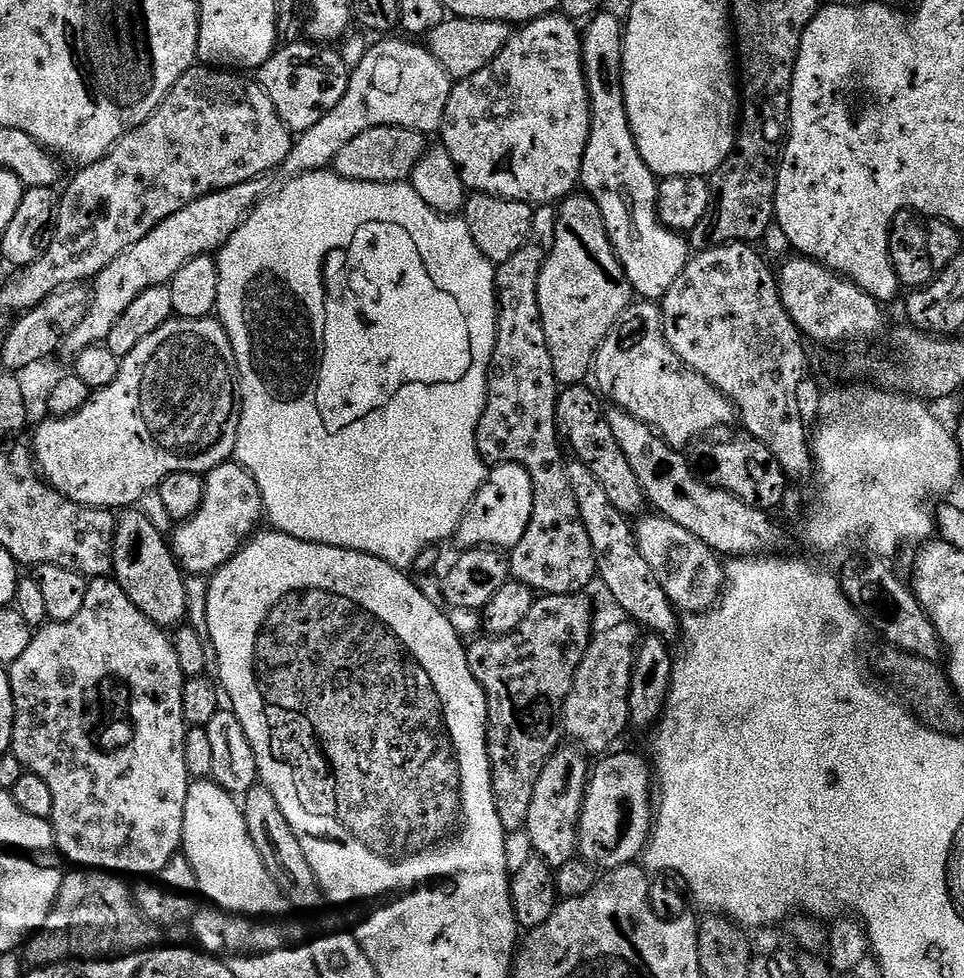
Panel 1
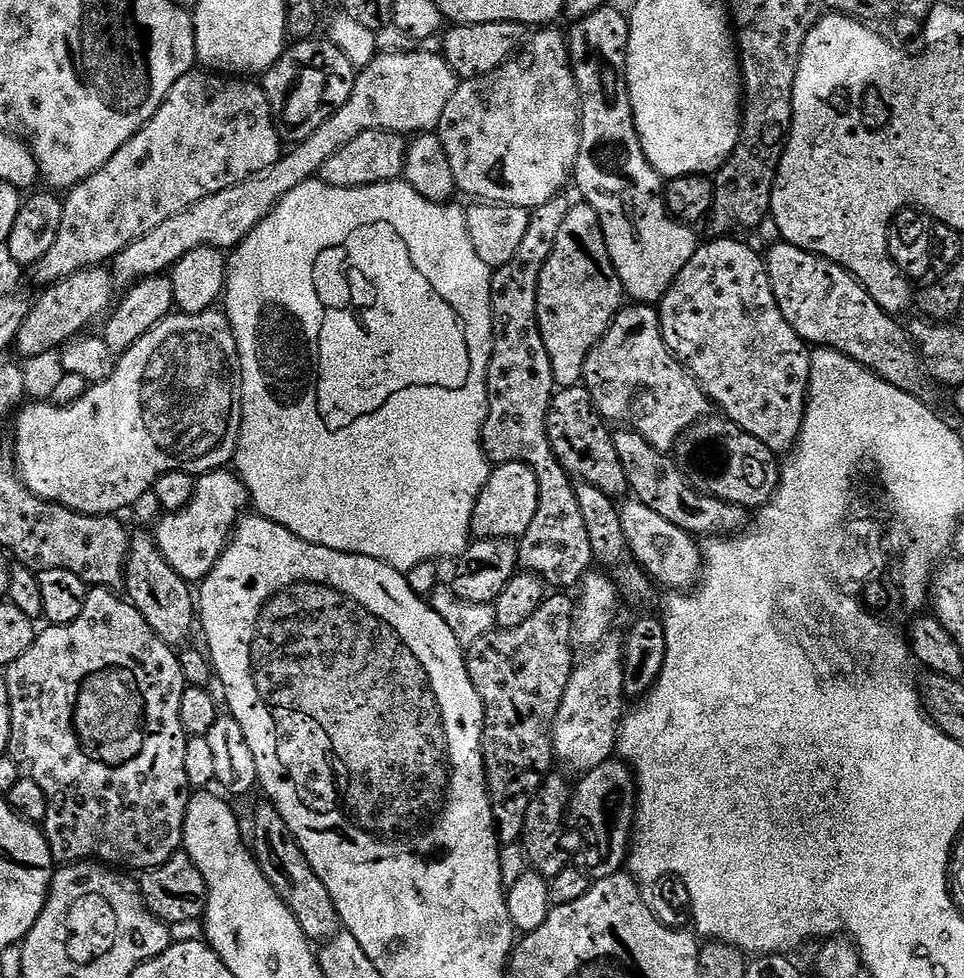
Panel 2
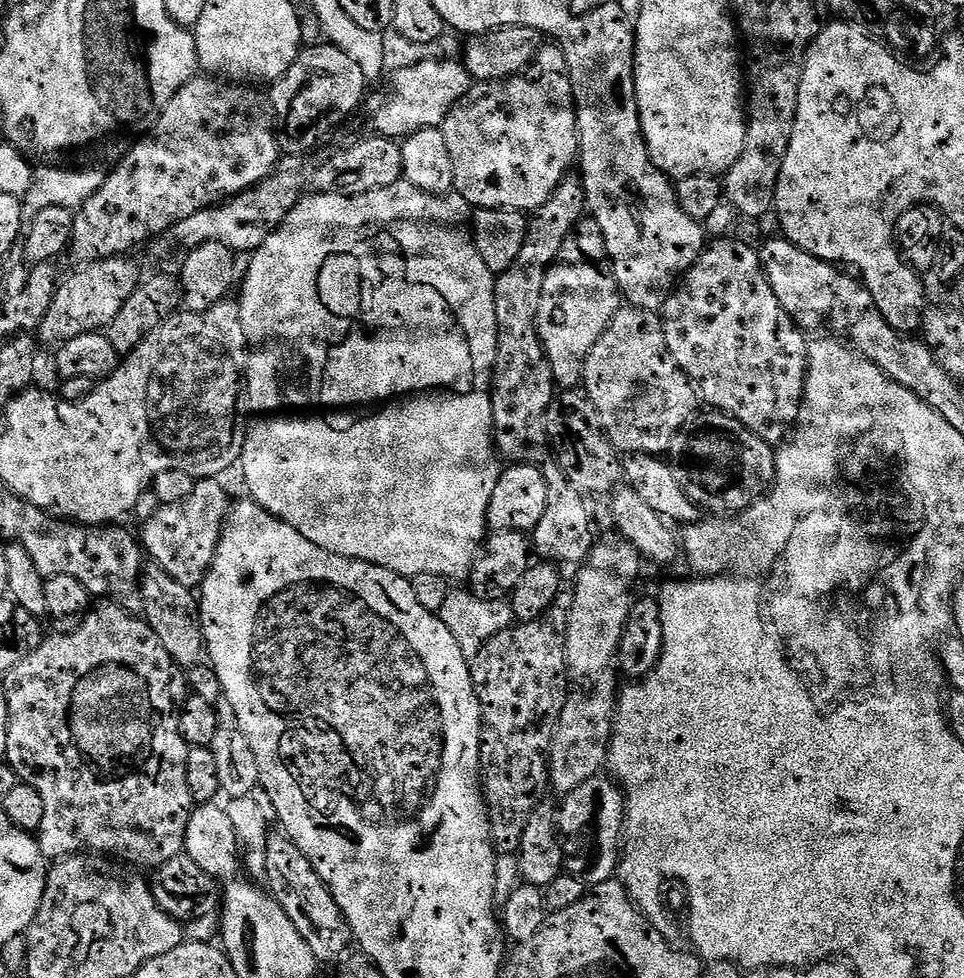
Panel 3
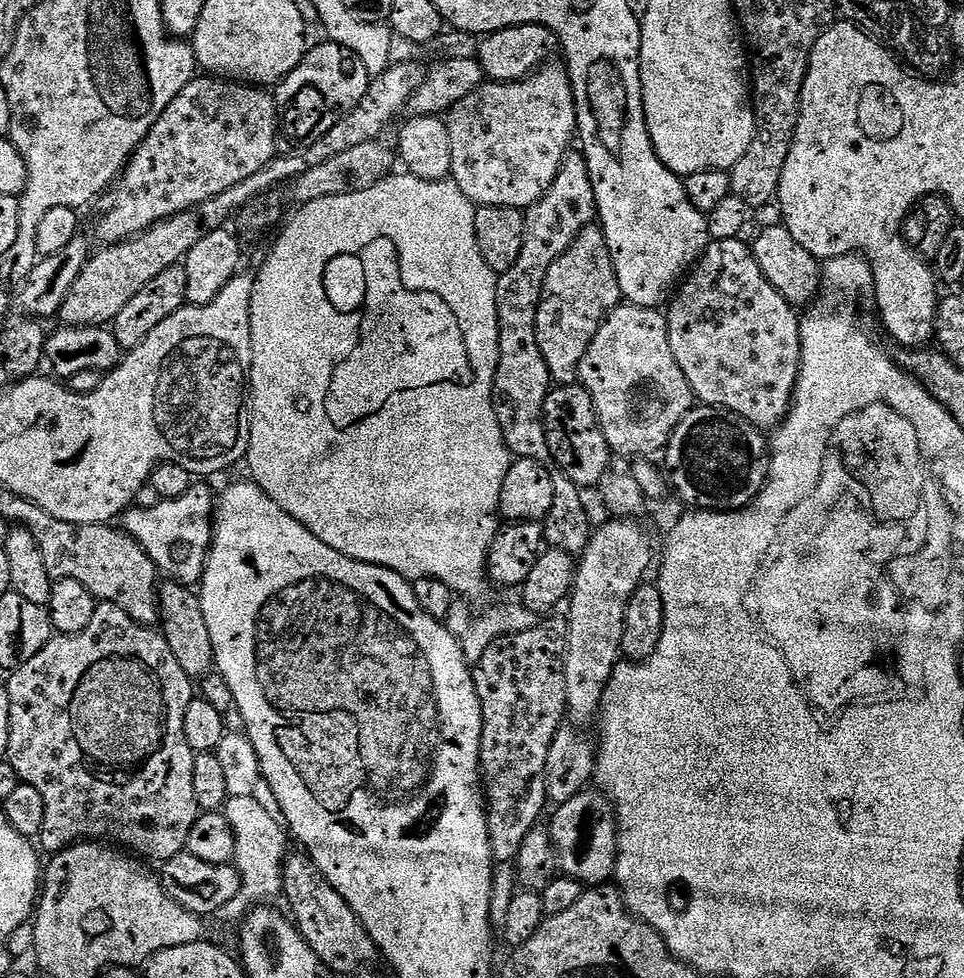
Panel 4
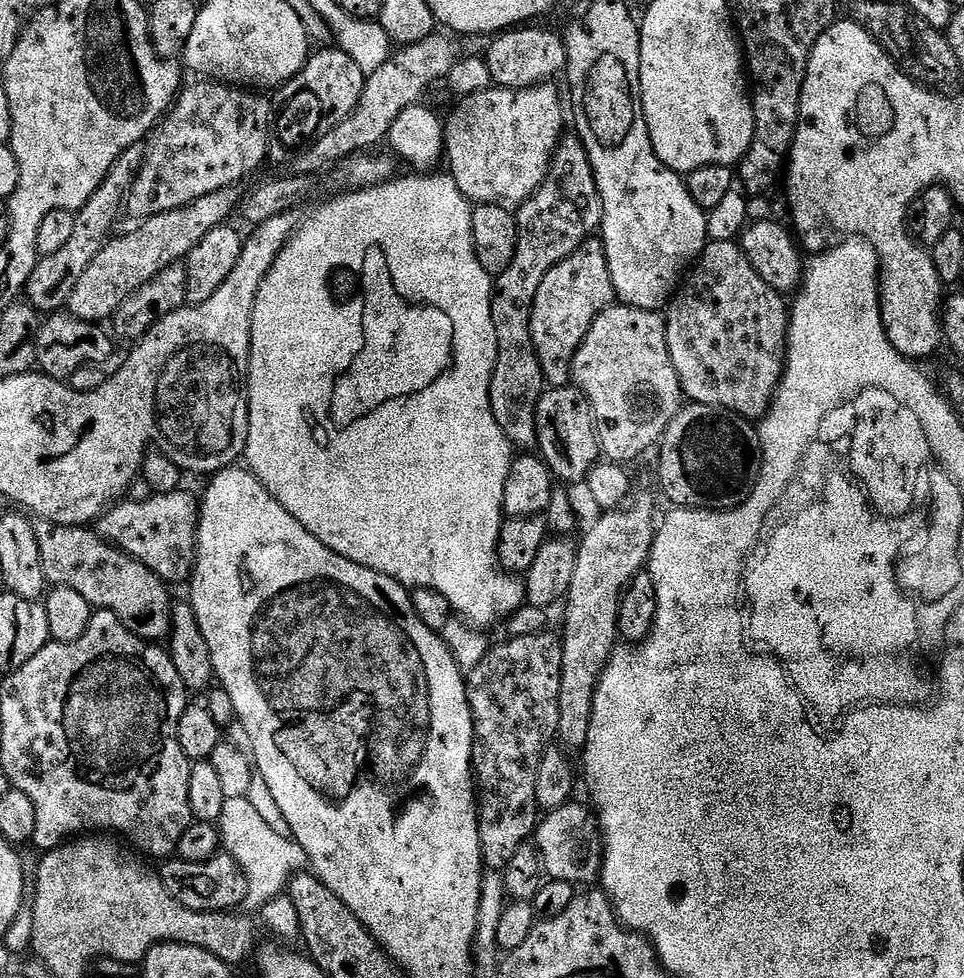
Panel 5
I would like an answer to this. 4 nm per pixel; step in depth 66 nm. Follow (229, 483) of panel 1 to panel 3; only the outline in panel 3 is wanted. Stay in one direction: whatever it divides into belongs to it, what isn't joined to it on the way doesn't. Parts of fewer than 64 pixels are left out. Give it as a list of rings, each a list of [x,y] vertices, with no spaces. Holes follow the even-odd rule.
[[[216,478],[197,479],[190,494],[173,504],[161,504],[158,511],[150,519],[143,521],[141,528],[144,529],[138,532],[138,539],[147,559],[149,556],[152,559],[149,561],[155,567],[166,570],[166,574],[170,574],[170,578],[174,578],[174,582],[182,582],[182,586],[193,590],[199,589],[200,585],[203,584],[204,575],[210,570],[210,566],[214,562],[218,542],[224,532],[224,520],[228,516],[230,499],[228,500],[228,492],[219,484],[220,482]]]

